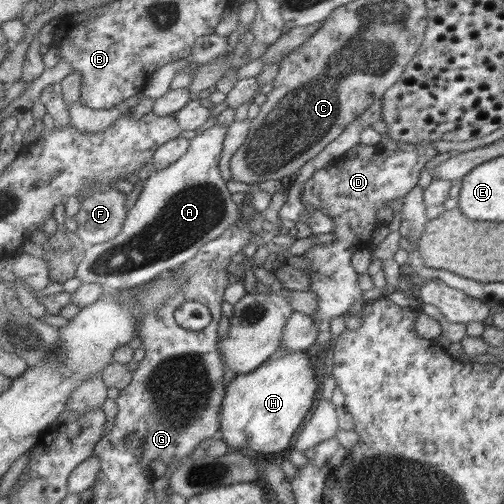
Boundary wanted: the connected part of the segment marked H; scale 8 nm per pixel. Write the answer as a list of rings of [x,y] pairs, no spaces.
[[[277,350],[265,359],[253,372],[237,374],[224,388],[220,413],[220,427],[217,433],[232,450],[253,453],[256,455],[270,455],[285,450],[291,440],[291,436],[305,414],[313,404],[316,386],[320,386],[314,376],[311,362],[305,350],[301,352],[289,352],[289,350]]]

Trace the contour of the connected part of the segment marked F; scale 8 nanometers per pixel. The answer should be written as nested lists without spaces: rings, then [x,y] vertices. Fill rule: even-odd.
[[[119,190],[90,192],[73,217],[77,223],[76,235],[86,245],[111,240],[123,229],[127,210],[126,195]]]

